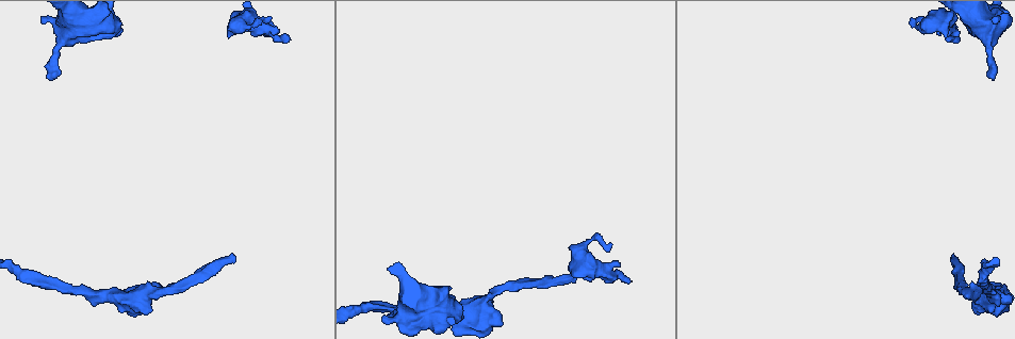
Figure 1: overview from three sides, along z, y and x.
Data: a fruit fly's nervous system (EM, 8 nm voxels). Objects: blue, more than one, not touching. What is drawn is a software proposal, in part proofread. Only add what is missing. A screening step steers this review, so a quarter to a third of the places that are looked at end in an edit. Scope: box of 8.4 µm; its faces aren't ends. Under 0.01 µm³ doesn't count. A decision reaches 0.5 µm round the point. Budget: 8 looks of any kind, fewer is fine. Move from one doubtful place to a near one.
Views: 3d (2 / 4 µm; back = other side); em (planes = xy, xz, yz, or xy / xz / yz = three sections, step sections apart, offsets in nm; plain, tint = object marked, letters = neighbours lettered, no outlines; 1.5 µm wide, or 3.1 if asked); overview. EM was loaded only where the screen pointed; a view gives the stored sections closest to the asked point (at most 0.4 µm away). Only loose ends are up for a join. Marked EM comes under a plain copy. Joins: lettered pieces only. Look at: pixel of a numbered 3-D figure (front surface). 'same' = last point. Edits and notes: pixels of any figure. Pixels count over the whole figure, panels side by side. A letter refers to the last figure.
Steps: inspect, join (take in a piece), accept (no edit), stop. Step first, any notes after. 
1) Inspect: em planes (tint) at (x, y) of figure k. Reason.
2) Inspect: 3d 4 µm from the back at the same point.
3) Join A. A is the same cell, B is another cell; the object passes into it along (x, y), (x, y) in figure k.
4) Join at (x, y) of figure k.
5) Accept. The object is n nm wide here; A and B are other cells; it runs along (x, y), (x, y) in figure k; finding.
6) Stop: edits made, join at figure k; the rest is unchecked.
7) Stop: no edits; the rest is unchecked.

Inspect: em planes (letters) at (46, 76) of figure 1. Free end.

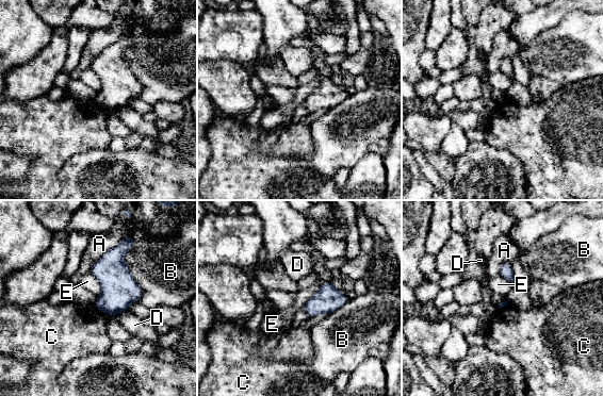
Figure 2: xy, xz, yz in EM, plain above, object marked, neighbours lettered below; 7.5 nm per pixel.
Accept. A, B, C, D and E are other cells; none of them fits.

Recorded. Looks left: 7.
Inspect: 3d 4 µm at (627, 282) of figure 1. An open end.

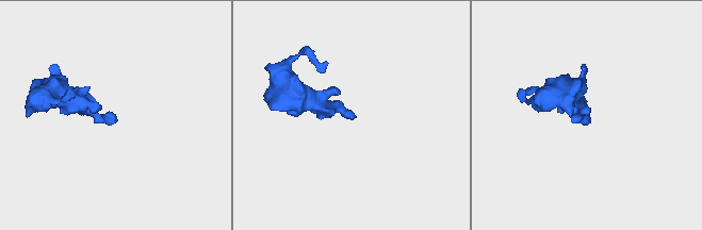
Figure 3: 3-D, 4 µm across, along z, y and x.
Inspect: em yz step 4 (letters) at (590, 119) of figure 3. Now the EM.

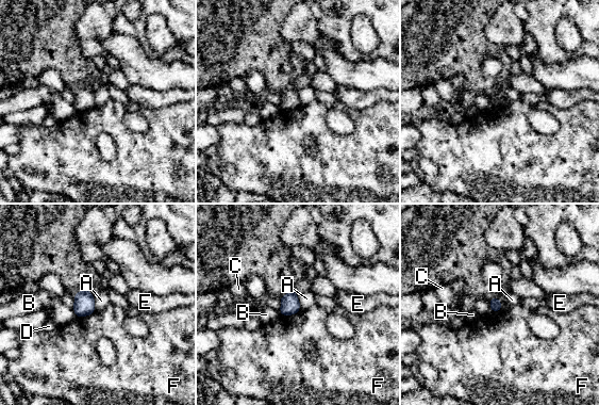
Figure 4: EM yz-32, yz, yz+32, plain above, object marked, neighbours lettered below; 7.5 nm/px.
Inspect: em planes (letters) at the same point.

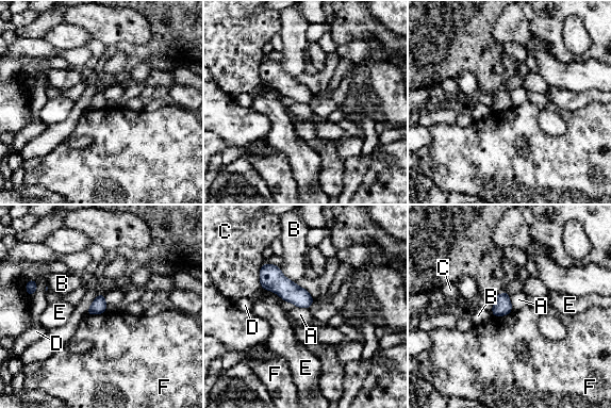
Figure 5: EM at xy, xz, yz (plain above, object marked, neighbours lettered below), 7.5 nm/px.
Accept. A, B, C, D, E and F are other cells; none of them fits.

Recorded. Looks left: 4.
Inspect: 3d 2 µm at (234, 258) of figure 1. End of a long branch.

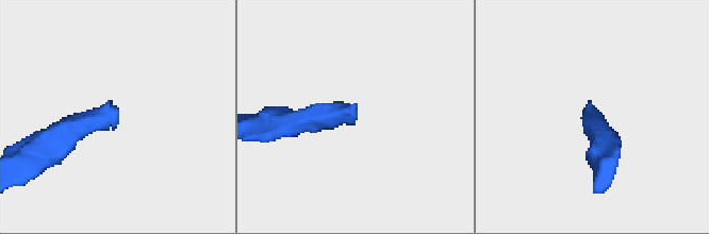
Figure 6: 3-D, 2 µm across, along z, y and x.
Inspect: em planes (letters) at (353, 124) of figure 6. Shape alone is not enough.

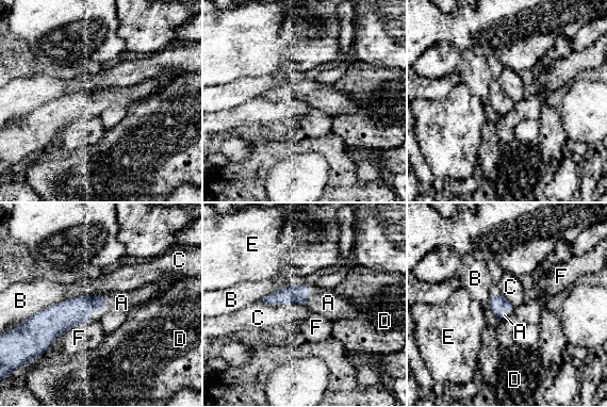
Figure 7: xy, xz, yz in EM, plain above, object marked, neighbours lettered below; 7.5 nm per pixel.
Join A. A is the same cell, B, C, D, E and F are other cells; it goes on there.

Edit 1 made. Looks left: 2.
Stop: edits made, join at figure 7; the rest is unchecked.

